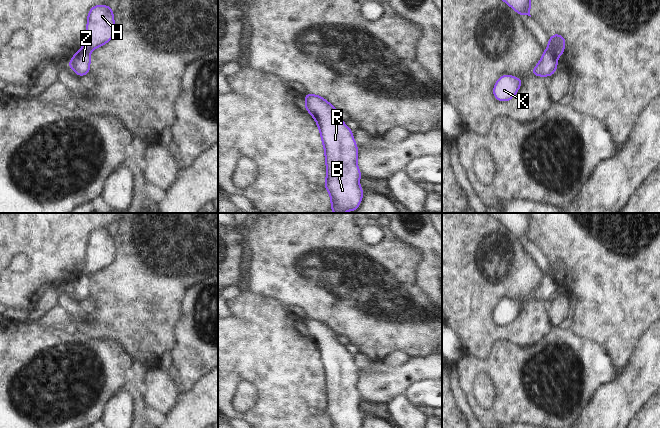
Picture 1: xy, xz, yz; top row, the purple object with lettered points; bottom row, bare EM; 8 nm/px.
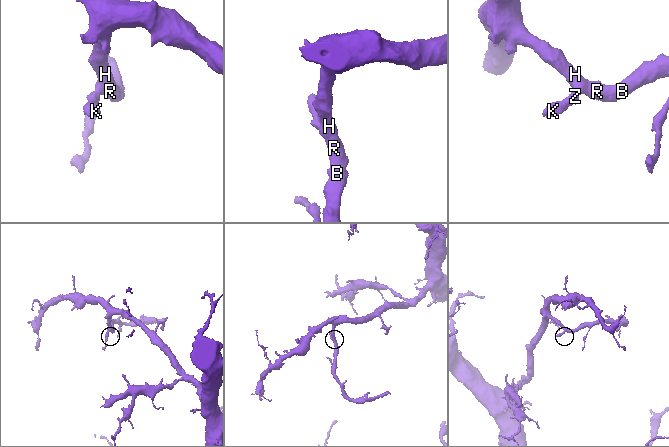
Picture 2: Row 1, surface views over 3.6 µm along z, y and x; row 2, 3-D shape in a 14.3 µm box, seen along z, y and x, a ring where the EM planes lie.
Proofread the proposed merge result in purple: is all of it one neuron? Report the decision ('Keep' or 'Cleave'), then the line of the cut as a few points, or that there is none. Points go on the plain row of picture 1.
Cleave. Split along yz (547, 272), (557, 280)

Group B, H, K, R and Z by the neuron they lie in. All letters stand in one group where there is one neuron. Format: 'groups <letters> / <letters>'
groups B H R / K Z

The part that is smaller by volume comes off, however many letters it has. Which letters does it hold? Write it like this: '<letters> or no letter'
K, Z

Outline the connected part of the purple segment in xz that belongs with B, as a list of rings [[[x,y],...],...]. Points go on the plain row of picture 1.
[[[308,318],[305,321],[305,333],[317,346],[321,358],[327,390],[324,411],[331,420],[331,428],[360,428],[364,415],[359,409],[361,396],[357,390],[358,373],[353,363],[353,355],[337,341],[338,334],[323,321]]]

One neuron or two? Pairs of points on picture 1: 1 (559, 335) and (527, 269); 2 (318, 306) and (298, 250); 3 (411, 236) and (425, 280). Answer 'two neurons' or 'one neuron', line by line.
1: two neurons
2: one neuron
3: one neuron

